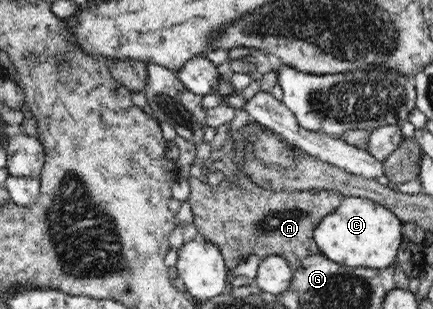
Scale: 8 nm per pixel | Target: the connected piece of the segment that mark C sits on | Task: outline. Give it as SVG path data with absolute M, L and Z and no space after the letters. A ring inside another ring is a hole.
M345 196L342 203L332 213L325 215L313 231L319 253L334 263L381 270L396 261L402 236L400 219L387 207L372 199L350 196Z

